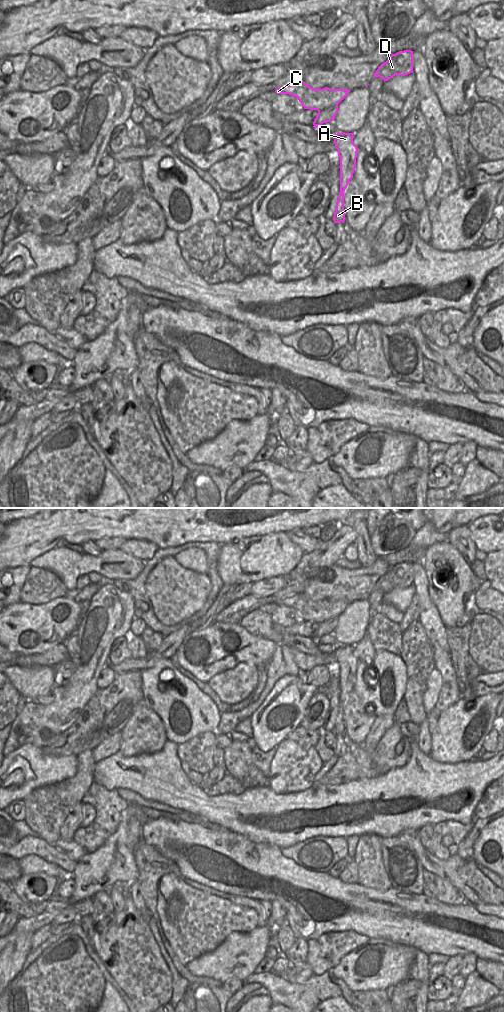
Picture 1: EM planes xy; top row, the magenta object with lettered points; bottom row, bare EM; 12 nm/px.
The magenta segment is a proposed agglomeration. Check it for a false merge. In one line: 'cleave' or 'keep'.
cleave

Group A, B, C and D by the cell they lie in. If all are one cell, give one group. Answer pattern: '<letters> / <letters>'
A B / C D

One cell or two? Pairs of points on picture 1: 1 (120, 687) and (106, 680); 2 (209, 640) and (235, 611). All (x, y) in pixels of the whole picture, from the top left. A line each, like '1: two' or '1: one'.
1: two
2: two

